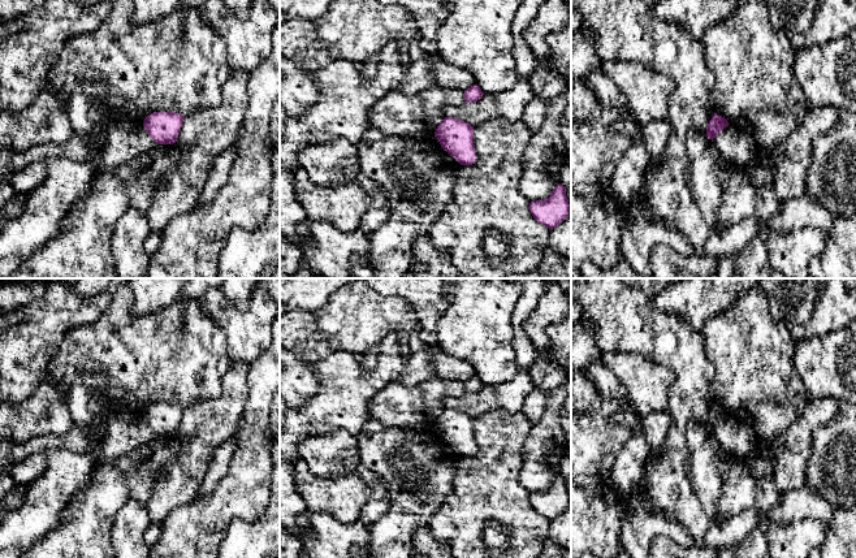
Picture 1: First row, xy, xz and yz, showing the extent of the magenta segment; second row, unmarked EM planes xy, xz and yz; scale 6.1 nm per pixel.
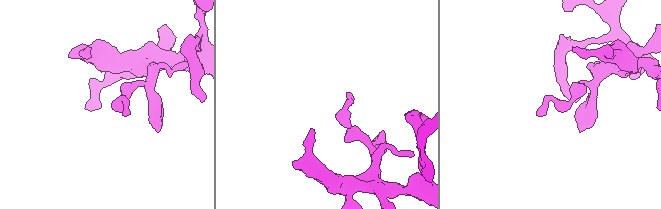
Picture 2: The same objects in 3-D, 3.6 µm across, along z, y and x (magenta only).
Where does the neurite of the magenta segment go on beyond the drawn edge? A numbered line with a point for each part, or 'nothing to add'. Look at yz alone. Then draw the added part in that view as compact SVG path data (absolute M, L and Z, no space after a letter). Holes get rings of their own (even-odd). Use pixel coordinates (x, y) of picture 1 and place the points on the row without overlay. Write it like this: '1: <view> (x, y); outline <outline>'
nothing to add

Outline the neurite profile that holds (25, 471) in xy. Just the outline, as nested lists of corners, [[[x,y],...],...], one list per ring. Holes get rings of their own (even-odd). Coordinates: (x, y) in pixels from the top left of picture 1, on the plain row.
[[[42,450],[16,462],[9,473],[16,484],[29,484],[44,472],[46,466],[46,450]]]

